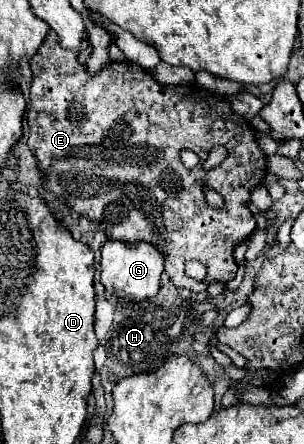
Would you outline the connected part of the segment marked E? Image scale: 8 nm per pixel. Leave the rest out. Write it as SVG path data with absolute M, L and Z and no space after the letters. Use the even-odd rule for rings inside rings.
M51 29L30 64L32 86L30 110L26 116L30 126L28 146L38 158L46 188L56 196L66 196L68 208L96 224L110 240L154 244L166 258L166 274L176 288L204 292L212 282L230 282L238 268L232 256L234 246L248 240L256 228L256 220L246 202L250 202L252 190L262 184L268 172L268 160L256 142L256 130L230 108L230 102L224 96L212 94L196 82L182 84L182 90L180 86L164 86L134 62L110 62L100 72L90 74L78 64L78 55L79 51L62 48L57 34ZM218 144L226 146L228 156L220 166L204 170L210 150ZM182 150L196 152L200 164L196 168L186 168L180 162ZM202 182L206 182L210 190L222 194L224 206L220 210L208 206ZM190 260L198 260L206 266L206 280L198 282L184 274L184 266Z

